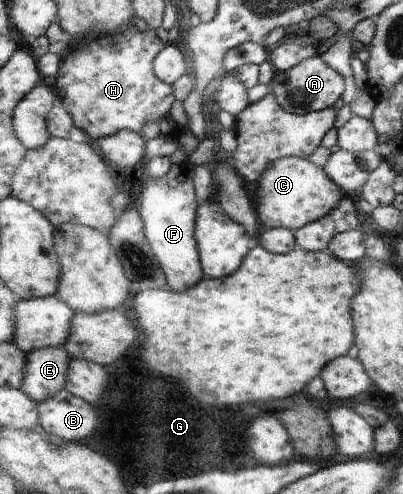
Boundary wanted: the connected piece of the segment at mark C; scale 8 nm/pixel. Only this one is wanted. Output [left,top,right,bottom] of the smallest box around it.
[255,158,342,232]

